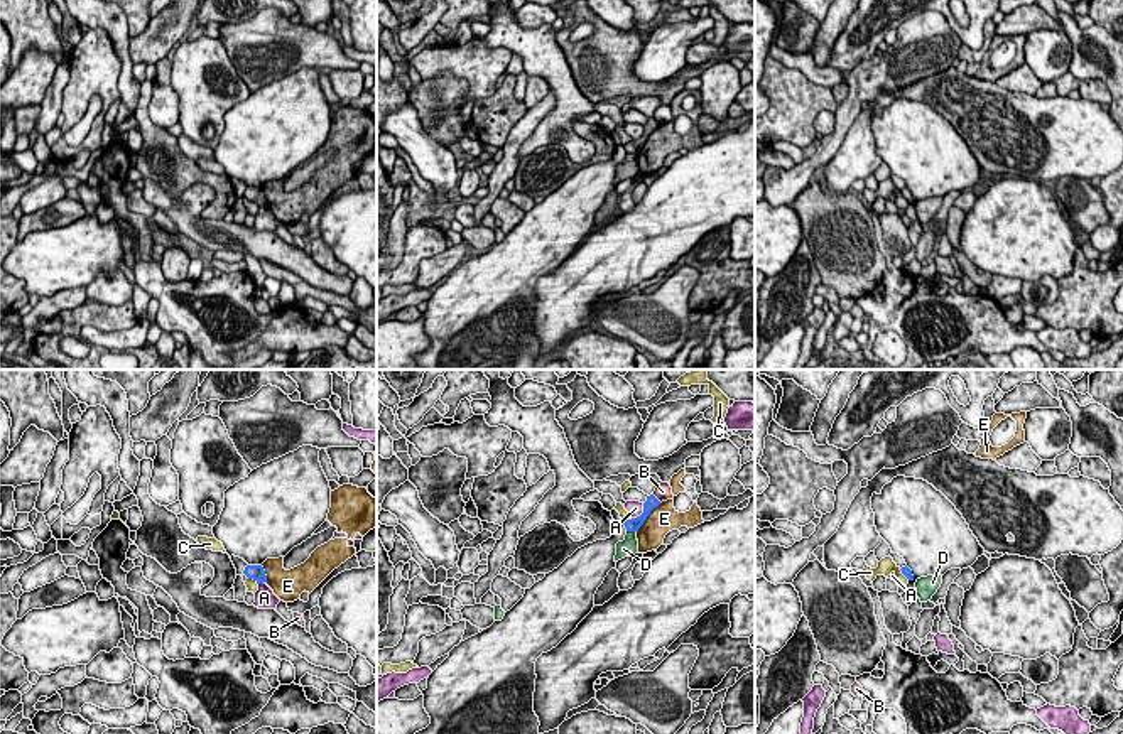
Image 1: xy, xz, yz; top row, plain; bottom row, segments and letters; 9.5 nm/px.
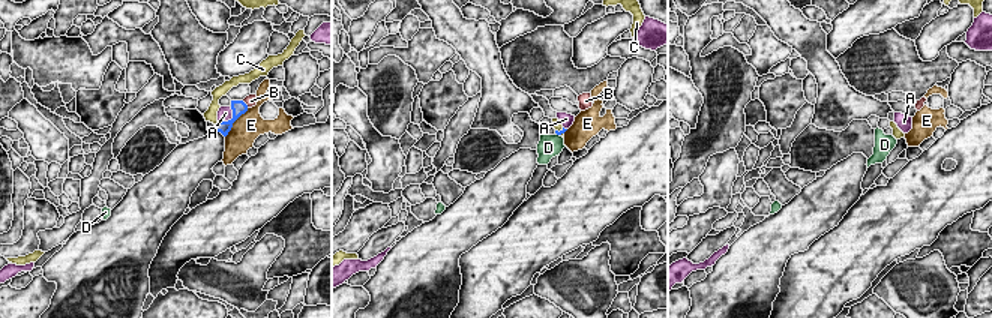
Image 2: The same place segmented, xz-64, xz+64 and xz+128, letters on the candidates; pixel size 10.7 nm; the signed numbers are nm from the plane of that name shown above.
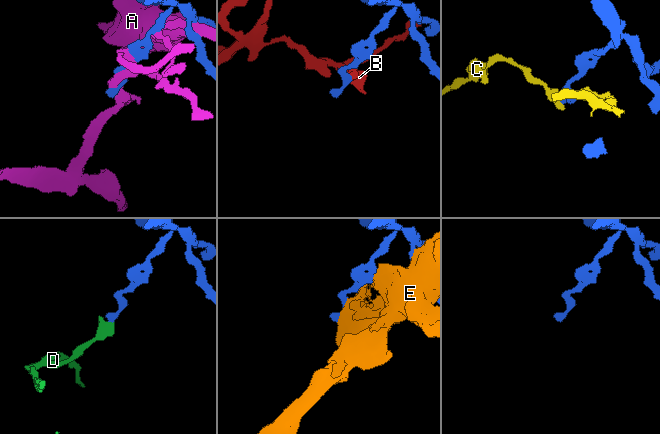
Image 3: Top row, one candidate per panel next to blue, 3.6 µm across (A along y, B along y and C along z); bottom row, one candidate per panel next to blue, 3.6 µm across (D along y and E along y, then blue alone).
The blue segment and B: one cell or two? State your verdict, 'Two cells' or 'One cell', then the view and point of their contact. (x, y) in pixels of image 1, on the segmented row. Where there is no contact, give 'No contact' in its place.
Two cells. Touches blue at xz (656, 498)

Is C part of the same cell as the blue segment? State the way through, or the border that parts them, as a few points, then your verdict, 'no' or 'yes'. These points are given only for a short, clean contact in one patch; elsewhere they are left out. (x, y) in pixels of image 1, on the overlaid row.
no

